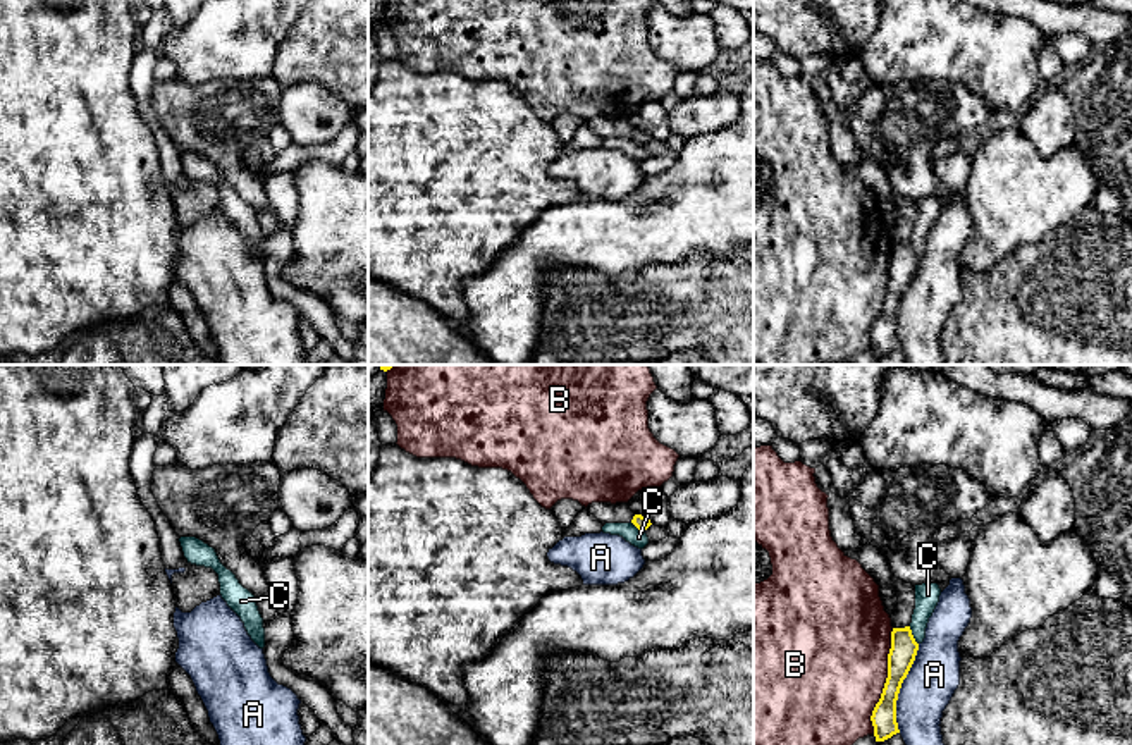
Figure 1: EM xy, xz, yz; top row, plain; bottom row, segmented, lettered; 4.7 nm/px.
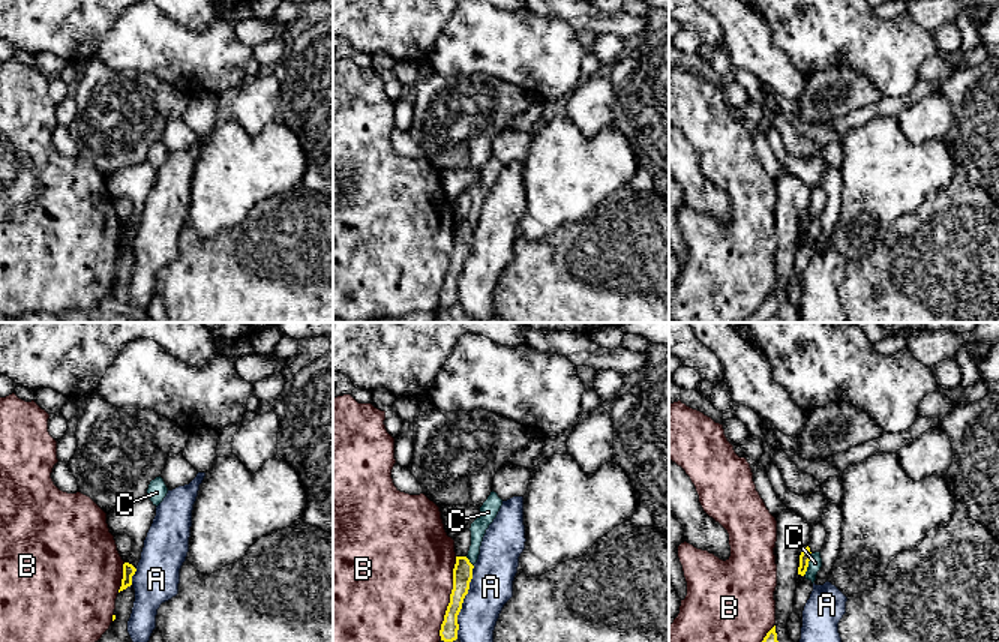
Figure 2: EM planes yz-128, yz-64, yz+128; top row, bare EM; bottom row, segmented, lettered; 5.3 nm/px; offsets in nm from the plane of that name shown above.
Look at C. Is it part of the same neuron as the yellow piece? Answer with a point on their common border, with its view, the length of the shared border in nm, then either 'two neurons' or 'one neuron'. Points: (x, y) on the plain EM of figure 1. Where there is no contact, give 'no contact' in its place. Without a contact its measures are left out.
yz (912, 250) | 100 nm | two neurons

